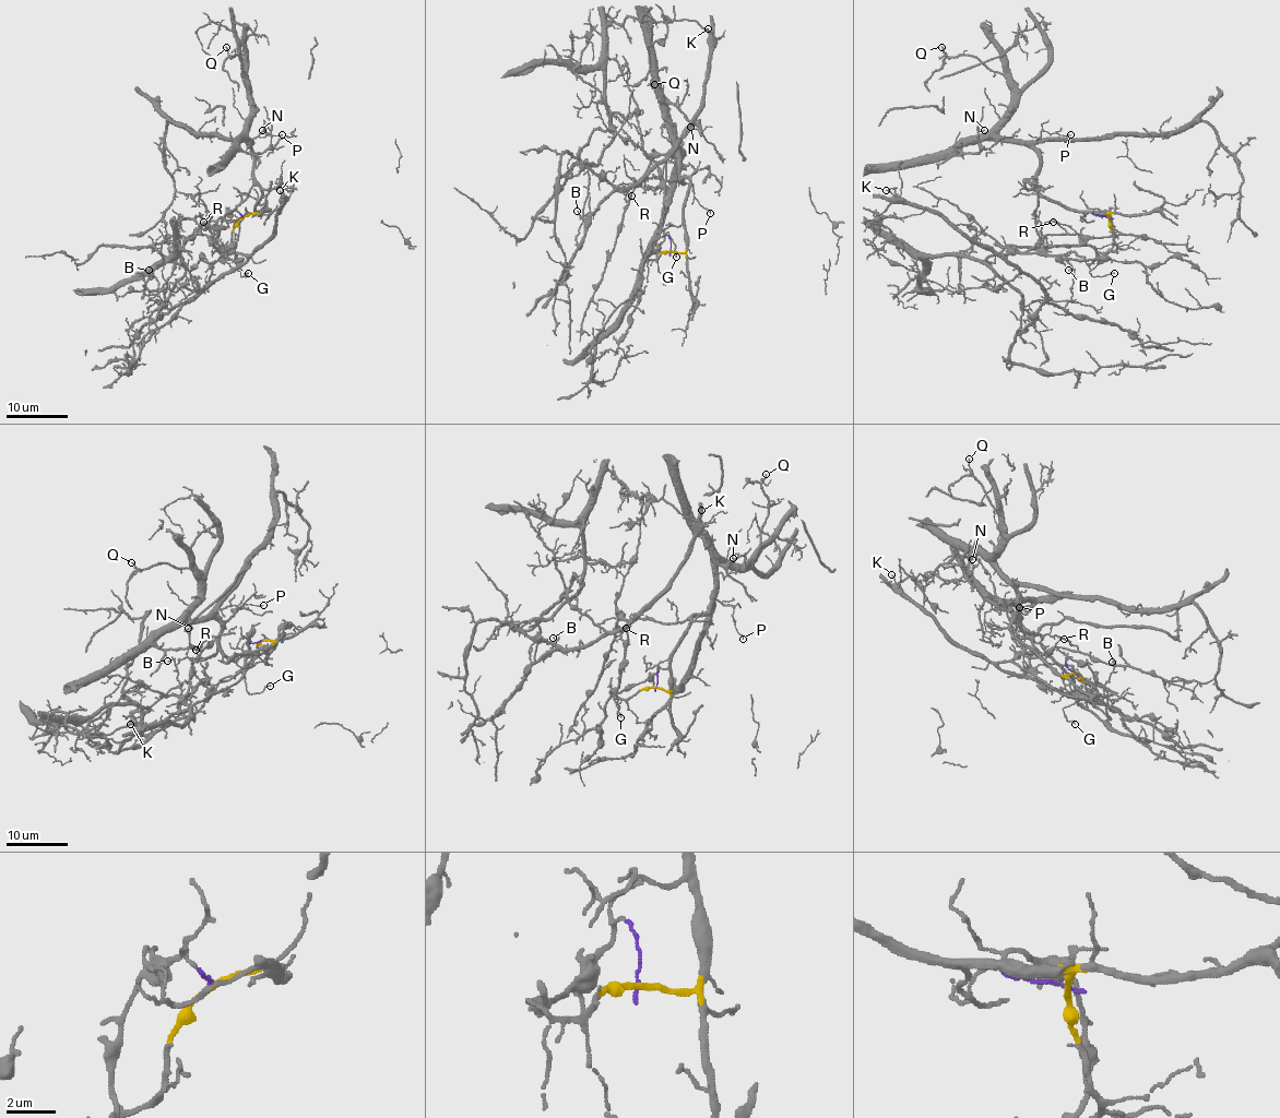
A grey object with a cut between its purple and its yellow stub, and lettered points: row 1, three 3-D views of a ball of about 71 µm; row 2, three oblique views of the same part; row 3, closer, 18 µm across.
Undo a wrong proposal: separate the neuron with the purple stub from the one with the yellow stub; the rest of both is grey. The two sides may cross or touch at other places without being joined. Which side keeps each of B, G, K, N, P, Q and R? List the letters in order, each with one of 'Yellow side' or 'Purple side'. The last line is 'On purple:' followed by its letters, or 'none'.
B: Purple side
G: Purple side
K: Purple side
N: Yellow side
P: Yellow side
Q: Yellow side
R: Purple side
On purple: B, G, K, R

